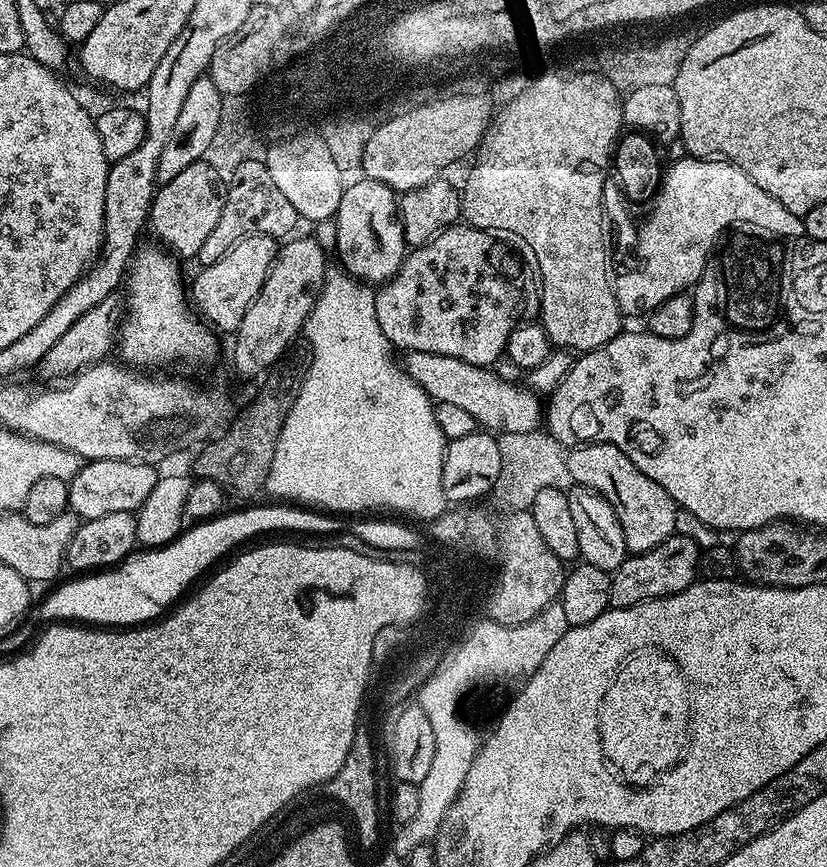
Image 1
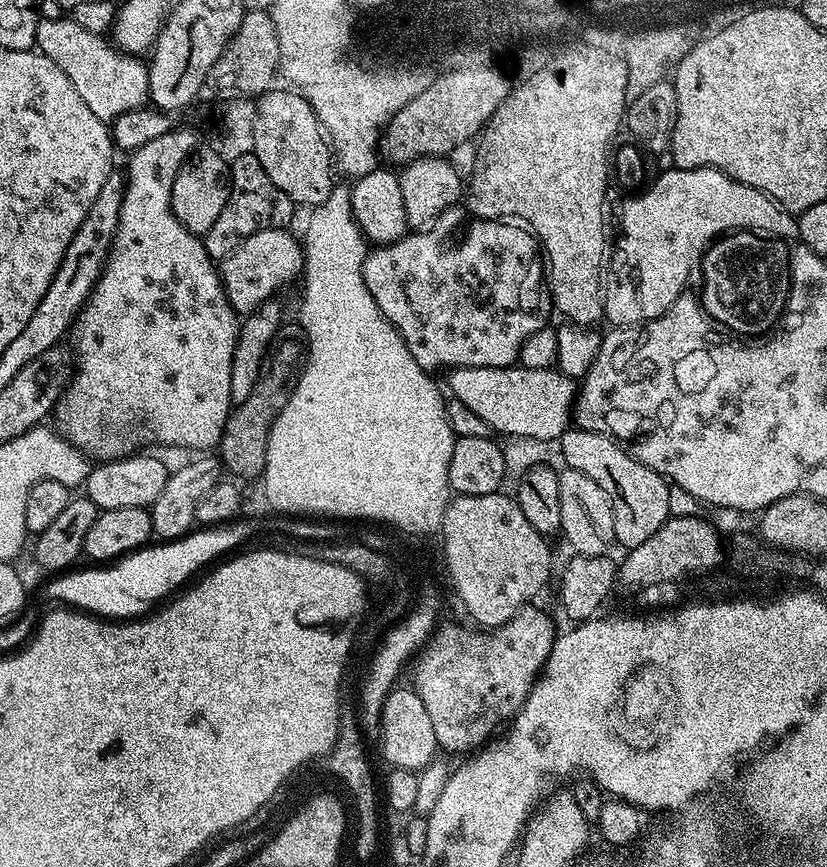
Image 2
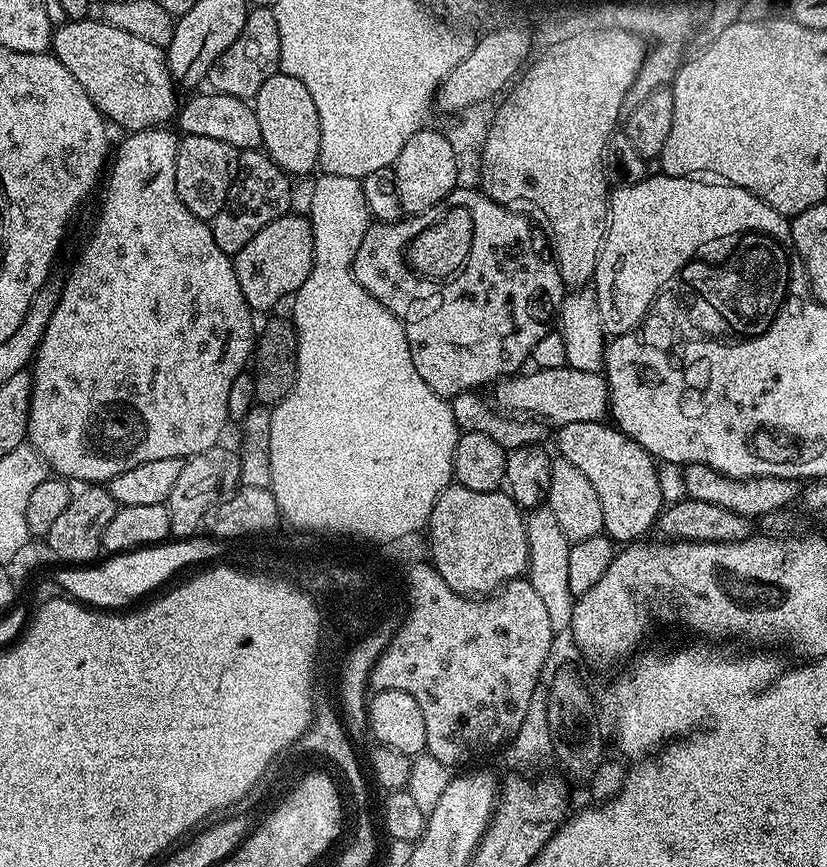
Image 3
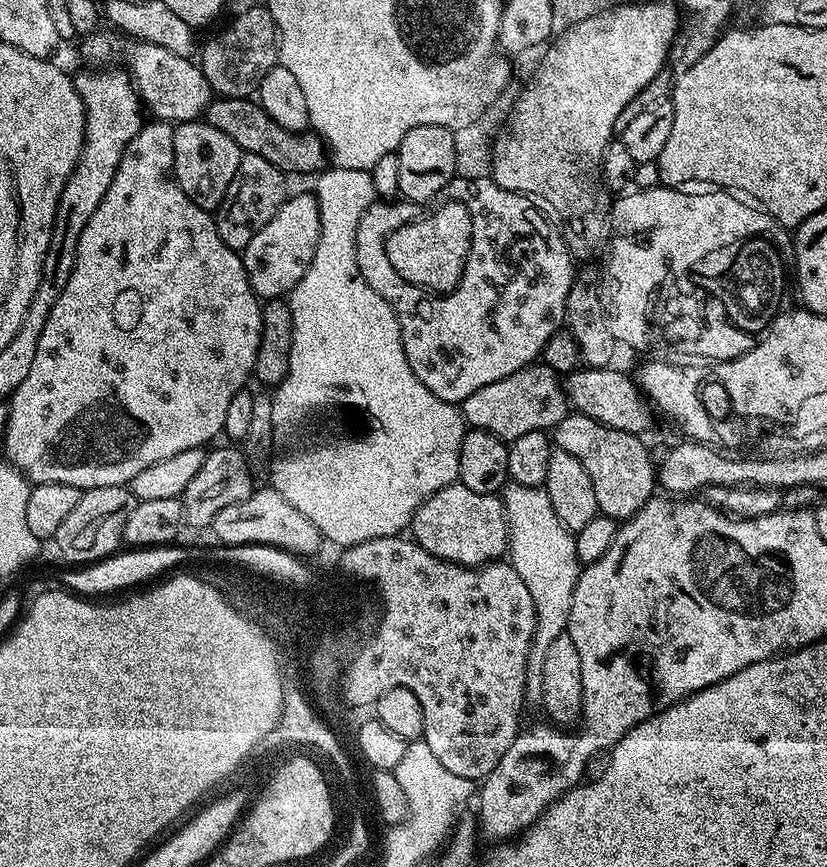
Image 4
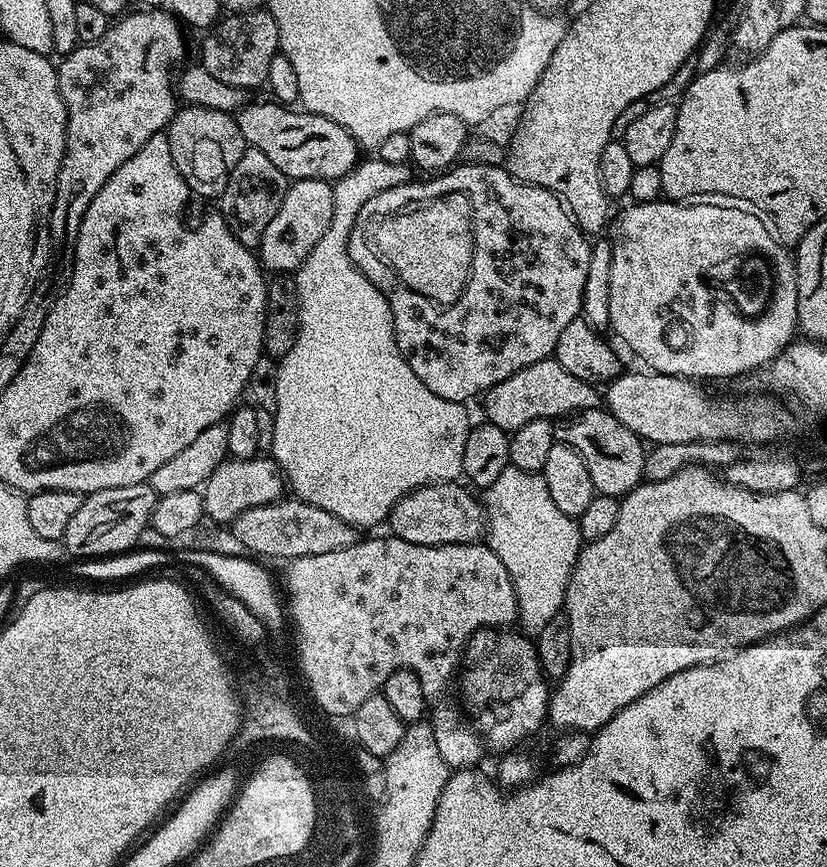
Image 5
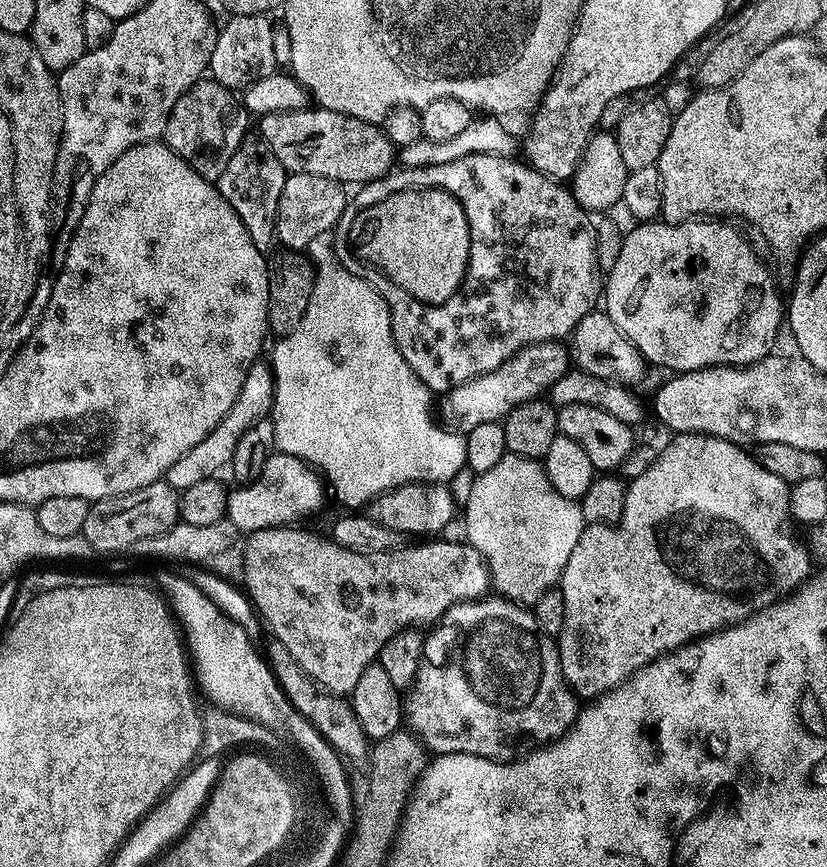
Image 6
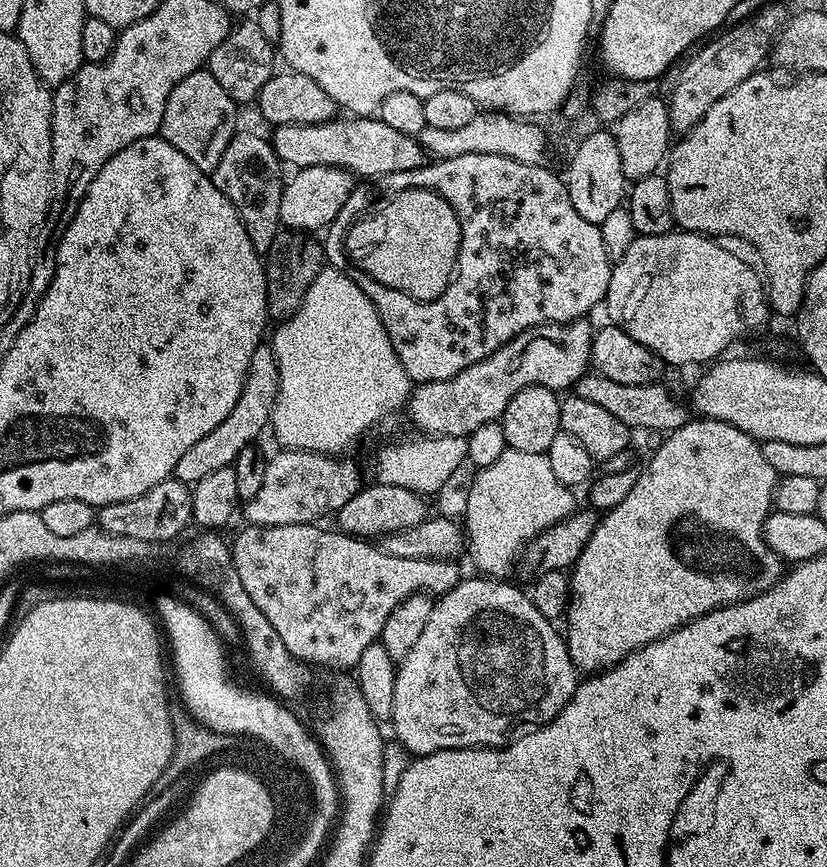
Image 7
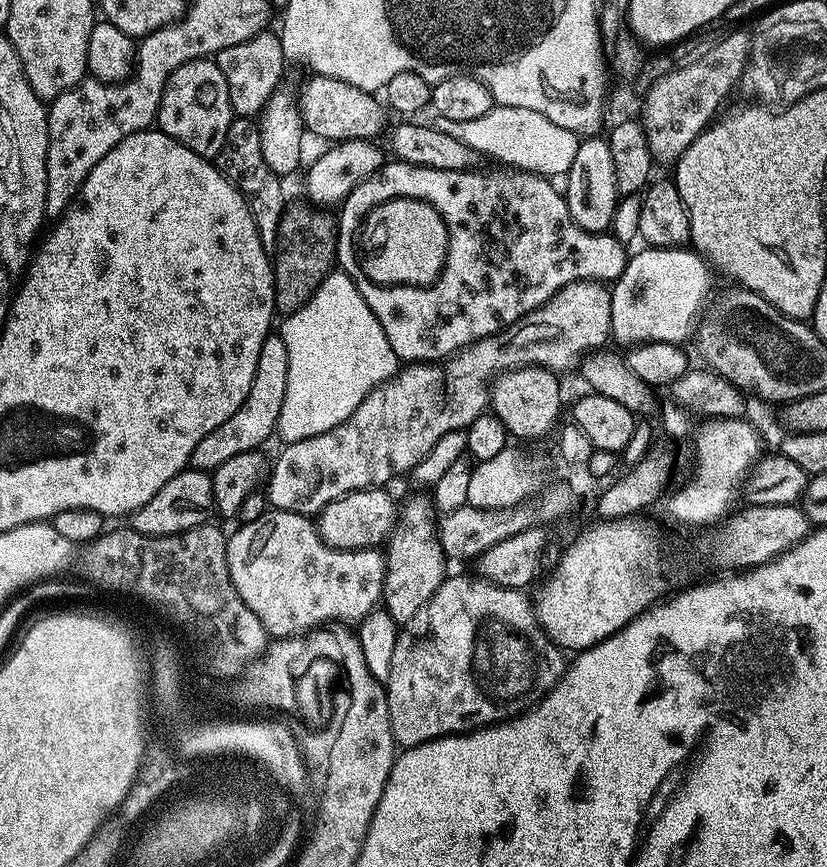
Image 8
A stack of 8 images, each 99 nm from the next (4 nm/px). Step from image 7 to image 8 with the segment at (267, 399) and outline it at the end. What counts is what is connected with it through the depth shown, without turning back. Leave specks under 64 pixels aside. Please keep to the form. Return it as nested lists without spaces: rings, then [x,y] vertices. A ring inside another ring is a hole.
[[[270,334],[266,342],[262,342],[262,350],[258,354],[258,366],[254,366],[254,382],[250,382],[250,394],[246,394],[246,402],[222,422],[222,426],[214,426],[198,446],[194,446],[191,467],[198,472],[215,472],[222,462],[230,458],[238,458],[238,454],[255,452],[263,449],[268,439],[273,439],[278,426],[278,414],[282,414],[282,398],[286,398],[286,378],[290,374],[290,354],[286,354],[286,342],[279,334]]]

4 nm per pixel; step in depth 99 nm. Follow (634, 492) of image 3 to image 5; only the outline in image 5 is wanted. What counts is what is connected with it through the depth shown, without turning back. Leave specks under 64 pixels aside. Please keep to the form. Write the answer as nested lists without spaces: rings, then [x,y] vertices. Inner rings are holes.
[[[603,407],[571,412],[569,416],[561,416],[554,424],[556,430],[556,443],[570,446],[586,462],[586,470],[590,470],[590,478],[594,482],[597,493],[601,496],[615,496],[623,498],[644,480],[644,457],[646,455],[645,441],[634,434],[618,418],[614,418],[611,412]]]

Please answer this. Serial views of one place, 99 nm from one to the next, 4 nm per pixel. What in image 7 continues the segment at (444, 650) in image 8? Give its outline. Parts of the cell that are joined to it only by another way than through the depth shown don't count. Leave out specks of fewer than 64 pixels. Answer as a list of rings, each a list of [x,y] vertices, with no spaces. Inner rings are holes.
[[[478,578],[480,580],[461,579],[449,592],[444,593],[432,605],[430,618],[426,618],[426,626],[422,634],[410,646],[410,652],[399,661],[394,678],[394,704],[390,717],[395,743],[401,744],[413,757],[434,754],[438,750],[451,748],[503,748],[512,743],[517,736],[539,725],[545,719],[544,712],[555,714],[571,698],[578,683],[578,670],[572,665],[565,637],[555,632],[553,621],[548,620],[535,609],[529,593],[523,588],[515,588],[512,584],[504,584],[500,578]]]

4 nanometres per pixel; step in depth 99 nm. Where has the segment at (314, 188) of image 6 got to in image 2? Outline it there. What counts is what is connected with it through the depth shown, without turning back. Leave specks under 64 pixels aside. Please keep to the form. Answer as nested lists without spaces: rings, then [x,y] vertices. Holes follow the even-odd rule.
[[[287,227],[271,228],[270,230],[258,230],[258,234],[250,234],[242,246],[238,246],[224,260],[219,261],[218,271],[220,280],[224,284],[224,293],[230,302],[230,306],[237,314],[255,312],[256,309],[269,303],[272,296],[279,288],[284,288],[292,279],[299,277],[304,270],[304,250],[299,239],[296,240],[288,233]]]

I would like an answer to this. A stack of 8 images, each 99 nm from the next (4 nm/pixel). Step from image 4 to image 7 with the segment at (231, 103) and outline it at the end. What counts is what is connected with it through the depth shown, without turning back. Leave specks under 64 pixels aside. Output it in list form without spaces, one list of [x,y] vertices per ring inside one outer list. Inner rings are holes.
[[[353,115],[352,120],[333,118],[321,124],[281,124],[271,133],[276,157],[293,169],[310,166],[344,168],[356,178],[379,178],[398,170],[414,170],[426,163],[419,139],[388,126],[381,118]]]

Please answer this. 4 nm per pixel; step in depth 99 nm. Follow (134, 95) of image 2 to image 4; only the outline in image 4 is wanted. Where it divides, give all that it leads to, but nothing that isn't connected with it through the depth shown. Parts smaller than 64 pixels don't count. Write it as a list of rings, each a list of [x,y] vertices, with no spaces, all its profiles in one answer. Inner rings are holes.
[[[100,28],[81,39],[80,50],[88,60],[96,66],[115,63],[116,57],[122,55],[123,67],[132,78],[136,91],[140,93],[143,107],[155,119],[165,121],[173,126],[185,124],[191,120],[199,120],[208,111],[214,99],[210,82],[206,82],[206,74],[195,59],[173,54],[170,50],[162,50],[162,46],[142,44],[131,38],[124,39],[117,31]]]

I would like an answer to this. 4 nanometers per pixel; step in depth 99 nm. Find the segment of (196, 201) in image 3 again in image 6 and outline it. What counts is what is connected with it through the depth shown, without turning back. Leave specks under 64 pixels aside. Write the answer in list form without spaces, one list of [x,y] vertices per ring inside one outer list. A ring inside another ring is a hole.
[[[201,78],[182,94],[182,98],[178,98],[178,102],[174,102],[162,137],[163,143],[172,148],[174,154],[178,154],[202,178],[213,182],[219,181],[234,150],[238,150],[249,131],[249,113],[244,111],[241,101],[232,96],[235,95],[217,80]]]

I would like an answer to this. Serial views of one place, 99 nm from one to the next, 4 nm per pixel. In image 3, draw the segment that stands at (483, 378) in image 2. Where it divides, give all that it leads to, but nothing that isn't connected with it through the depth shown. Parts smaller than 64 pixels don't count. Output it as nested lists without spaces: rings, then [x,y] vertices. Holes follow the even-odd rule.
[[[567,366],[536,368],[531,371],[513,374],[495,385],[494,404],[499,411],[505,414],[523,414],[528,418],[542,420],[549,426],[603,421],[609,415],[608,381],[601,373],[574,370]]]

